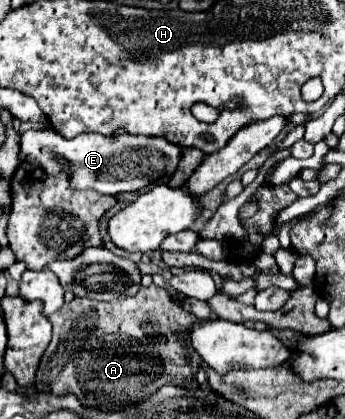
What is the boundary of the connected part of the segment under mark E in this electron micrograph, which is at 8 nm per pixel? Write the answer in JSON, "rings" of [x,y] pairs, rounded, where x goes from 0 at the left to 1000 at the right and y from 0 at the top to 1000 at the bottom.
{"rings":[[[81,308],[58,327],[58,370],[52,370],[52,379],[58,379],[58,389],[81,384],[81,389],[128,403],[139,418],[180,413],[180,389],[174,384],[191,384],[197,389],[197,432],[203,432],[209,451],[220,451],[220,456],[272,451],[272,456],[284,456],[296,465],[342,465],[342,461],[365,461],[365,456],[406,456],[429,437],[464,432],[481,418],[499,418],[510,408],[516,384],[522,384],[522,365],[528,365],[528,356],[510,351],[504,341],[487,341],[475,327],[377,322],[377,317],[301,327],[290,317],[238,317],[238,322],[214,327],[214,332],[191,332],[174,317],[162,317],[157,308]]]}

